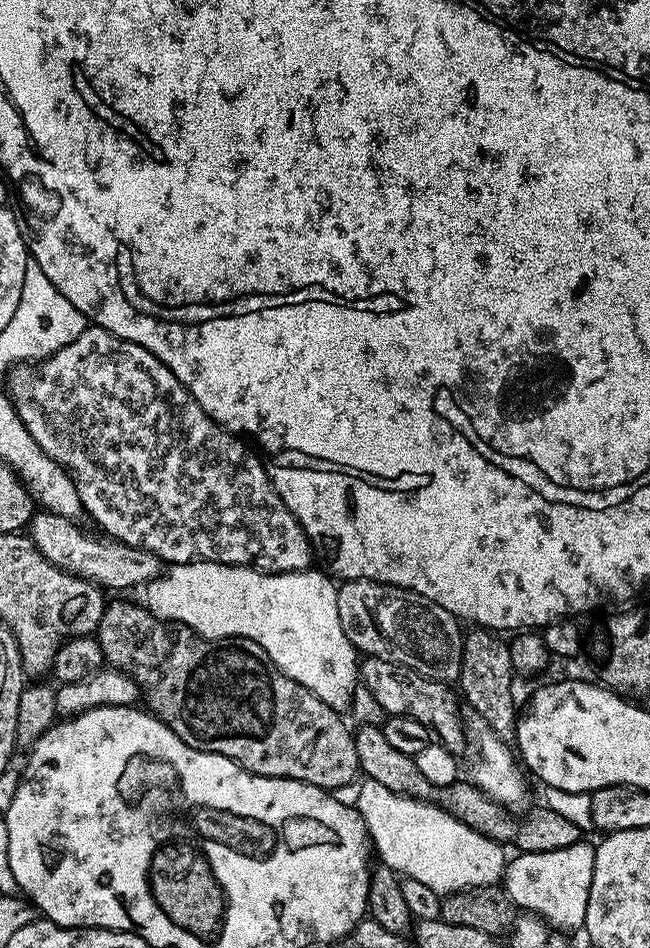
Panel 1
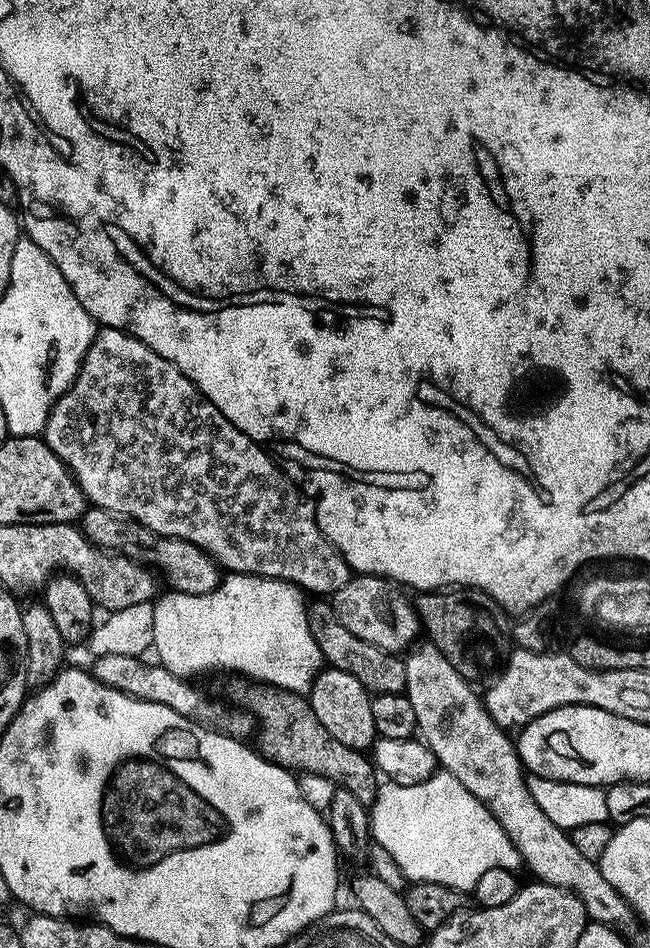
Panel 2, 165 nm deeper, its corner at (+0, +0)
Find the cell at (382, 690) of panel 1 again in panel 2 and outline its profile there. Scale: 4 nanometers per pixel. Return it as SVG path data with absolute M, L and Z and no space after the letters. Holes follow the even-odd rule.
M327 599L313 600L307 605L309 628L321 648L323 659L333 668L354 674L354 678L358 678L358 682L362 682L362 686L367 688L369 693L404 692L406 670L403 659L399 655L384 652L378 646L350 634L350 630L342 626L342 622Z

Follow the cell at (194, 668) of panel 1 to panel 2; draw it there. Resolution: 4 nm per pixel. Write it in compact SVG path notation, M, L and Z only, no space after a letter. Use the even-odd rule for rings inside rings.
M244 678L232 679L228 684L229 698L259 723L260 720L264 723L258 743L260 755L297 773L325 776L333 780L333 785L350 790L358 802L365 806L372 805L378 787L378 773L371 759L361 749L338 742L338 738L334 738L334 734L330 734L330 730L318 722L311 703L303 695L265 683L249 682Z

